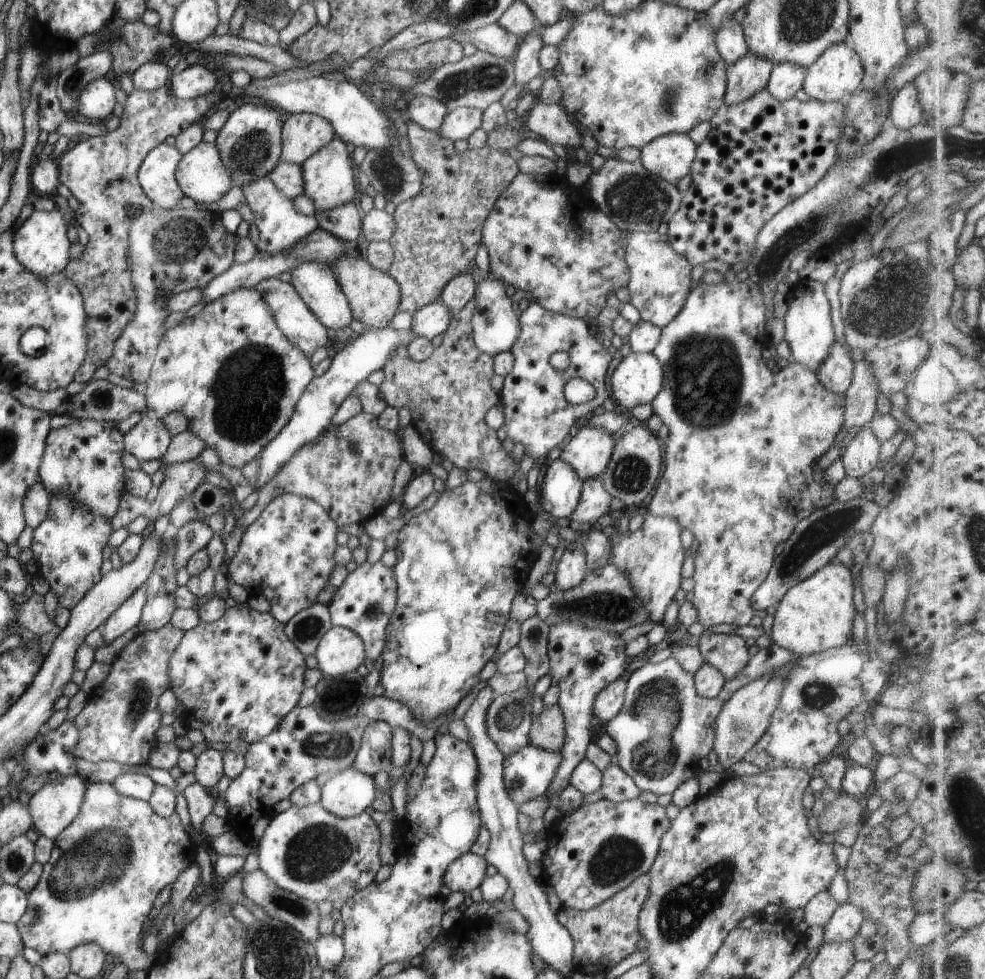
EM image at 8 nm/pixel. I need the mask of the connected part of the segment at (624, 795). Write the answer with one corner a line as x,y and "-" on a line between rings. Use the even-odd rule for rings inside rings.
617,762
611,763
601,774
603,775
601,791
604,799
620,803
636,799
641,794
632,778

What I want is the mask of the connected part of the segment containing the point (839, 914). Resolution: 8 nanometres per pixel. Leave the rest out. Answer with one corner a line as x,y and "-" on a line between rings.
850,902
842,904
824,926
823,942
831,944
853,941
859,934
864,920
860,908

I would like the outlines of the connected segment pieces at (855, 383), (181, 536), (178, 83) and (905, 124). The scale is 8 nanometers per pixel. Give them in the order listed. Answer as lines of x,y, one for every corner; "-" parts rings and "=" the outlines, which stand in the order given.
860,361
853,369
851,388
845,393
845,414
843,428
850,431
854,427
864,427
878,415
877,381
870,368
=
200,514
200,519
195,519
184,524
184,526
179,528
178,534
176,534
176,551
175,556
171,559
171,564
176,572
183,567
186,567
188,560
190,560
198,550
204,549
209,544
208,540
214,536
211,528
202,521
202,515
203,514
=
200,64
188,66
180,74
171,76
169,92
178,99
194,99
206,95
220,87
216,74
=
912,81
892,96
888,118
898,129
910,129
925,121
919,104
918,92

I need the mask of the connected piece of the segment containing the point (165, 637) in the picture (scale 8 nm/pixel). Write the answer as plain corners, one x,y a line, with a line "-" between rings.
167,623
156,631
140,633
129,644
122,648
122,652
110,665
110,674
98,691
88,695
88,700
82,712
76,716
80,737
76,754
80,759
90,762
116,761
122,765
147,765
153,749
159,746
156,732
162,726
163,715
159,712
160,696
169,688
168,664
176,648
180,645
185,631
174,628

